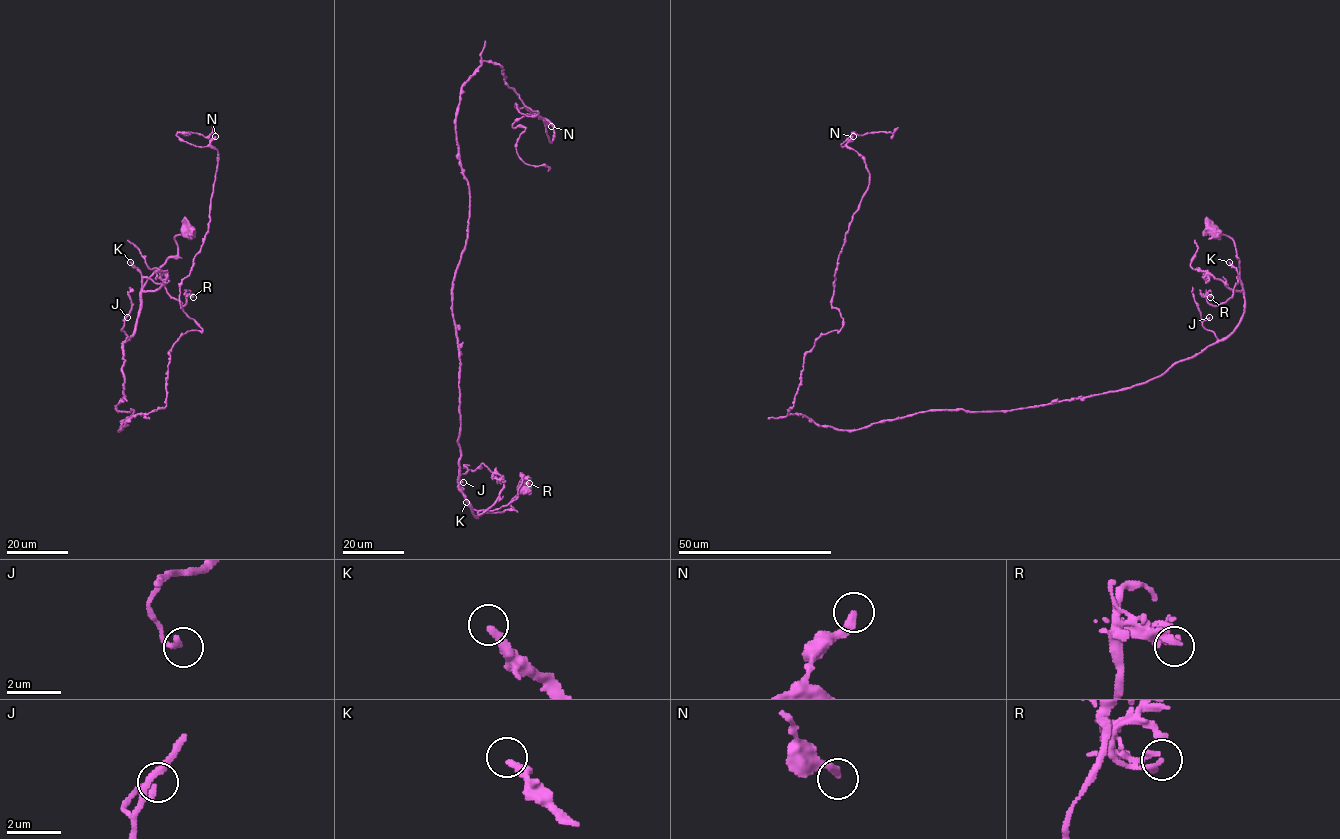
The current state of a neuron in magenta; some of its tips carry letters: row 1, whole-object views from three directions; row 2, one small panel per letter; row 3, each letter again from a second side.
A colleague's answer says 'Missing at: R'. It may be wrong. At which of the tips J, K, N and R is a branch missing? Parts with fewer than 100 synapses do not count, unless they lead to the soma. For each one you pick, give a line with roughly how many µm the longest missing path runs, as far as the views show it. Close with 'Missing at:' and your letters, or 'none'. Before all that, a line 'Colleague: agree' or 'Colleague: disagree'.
Colleague: disagree
Missing at: none

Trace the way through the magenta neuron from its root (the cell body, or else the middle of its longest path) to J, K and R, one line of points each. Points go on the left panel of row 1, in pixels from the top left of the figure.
J: (188, 231), (175, 237), (177, 254), (146, 282), (136, 330), (126, 340), (121, 329), (127, 317)
K: (188, 231), (175, 237), (177, 254), (170, 256), (143, 285), (141, 272), (130, 262)
R: (188, 231), (175, 237), (177, 254), (142, 284), (143, 278), (161, 283), (183, 306), (187, 296), (193, 297)

